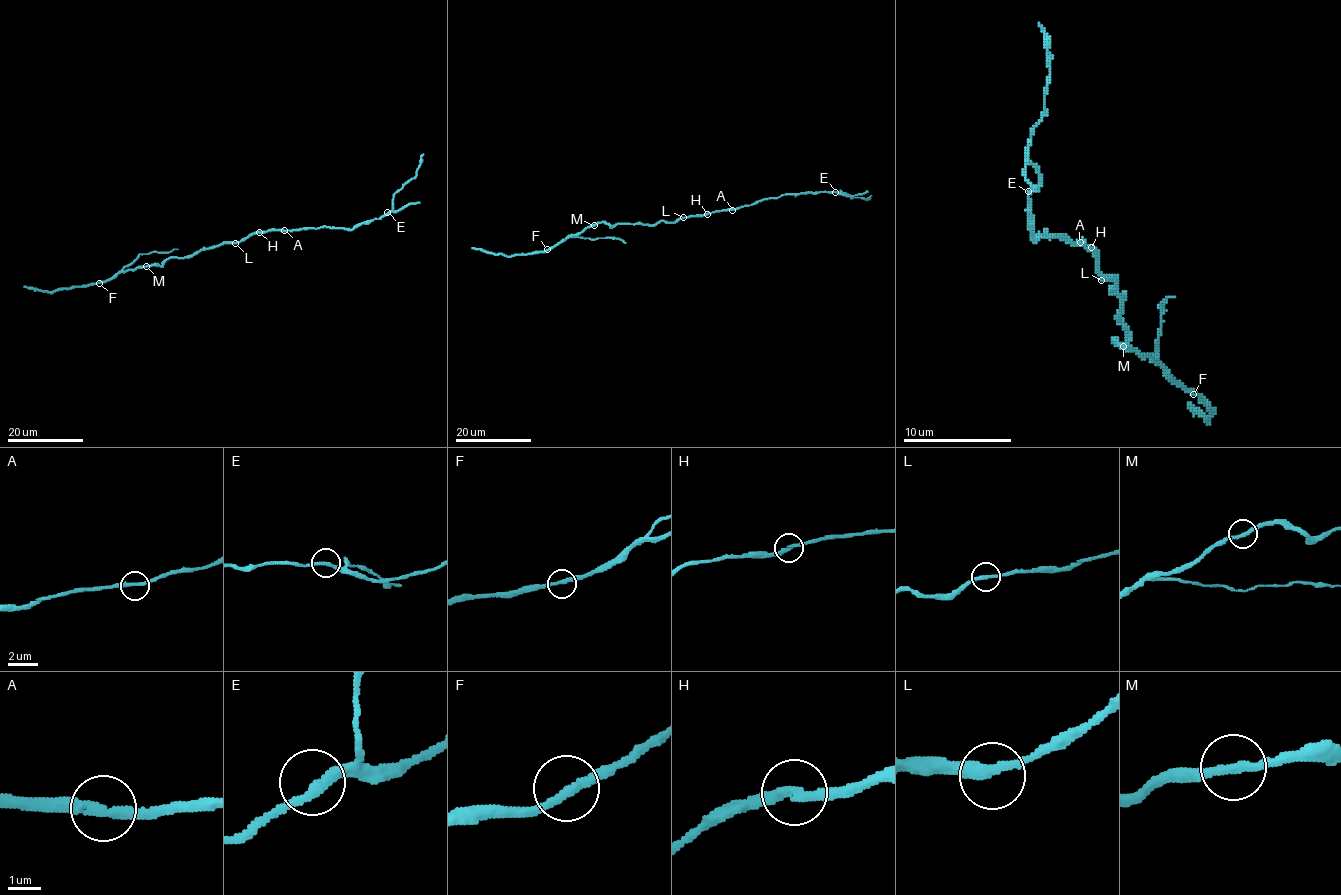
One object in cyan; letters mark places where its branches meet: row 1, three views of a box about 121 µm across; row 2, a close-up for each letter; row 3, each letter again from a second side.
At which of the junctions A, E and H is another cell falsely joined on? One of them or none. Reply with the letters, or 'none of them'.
none of them

